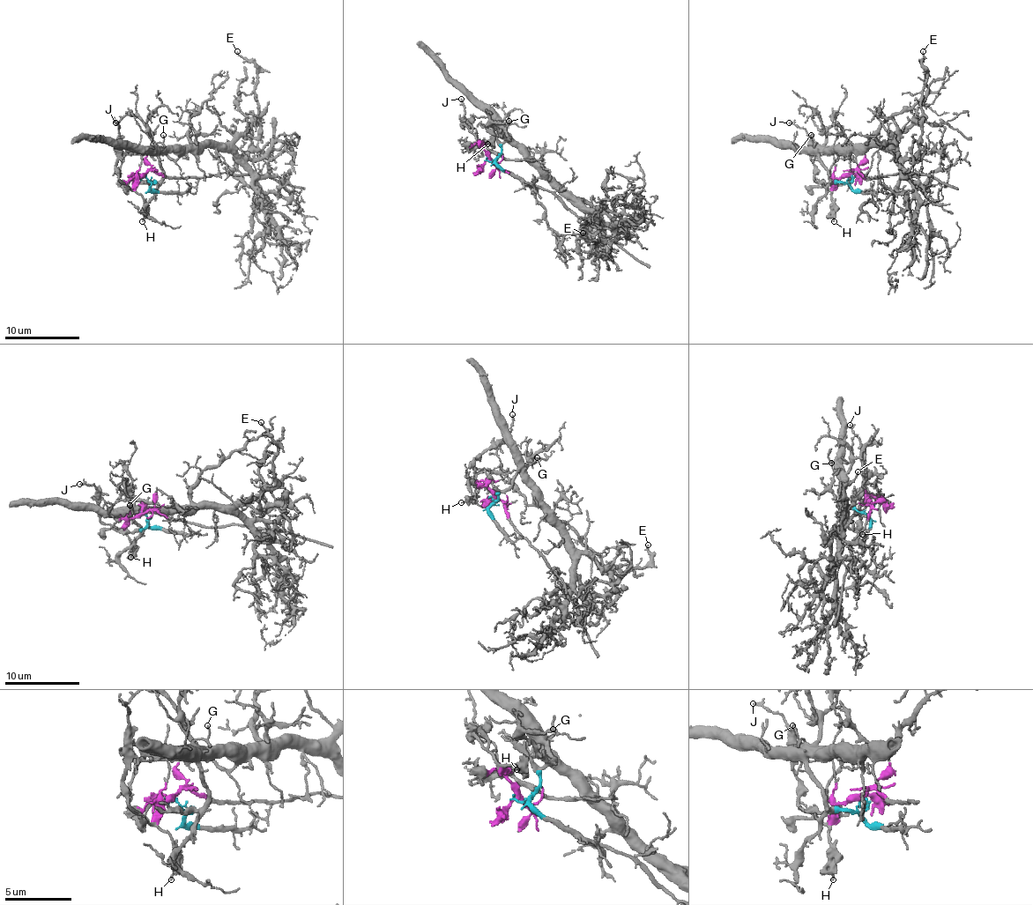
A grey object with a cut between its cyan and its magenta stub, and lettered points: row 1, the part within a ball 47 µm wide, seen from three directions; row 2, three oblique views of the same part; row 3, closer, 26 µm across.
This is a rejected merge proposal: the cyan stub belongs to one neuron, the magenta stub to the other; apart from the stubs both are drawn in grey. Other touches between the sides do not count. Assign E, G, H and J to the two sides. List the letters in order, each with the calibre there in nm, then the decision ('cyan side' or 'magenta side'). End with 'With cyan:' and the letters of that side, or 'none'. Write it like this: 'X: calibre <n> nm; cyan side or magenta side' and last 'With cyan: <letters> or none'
E: calibre 140 nm; cyan side
G: calibre 110 nm; cyan side
H: calibre 180 nm; magenta side
J: calibre 180 nm; magenta side
With cyan: E, G

